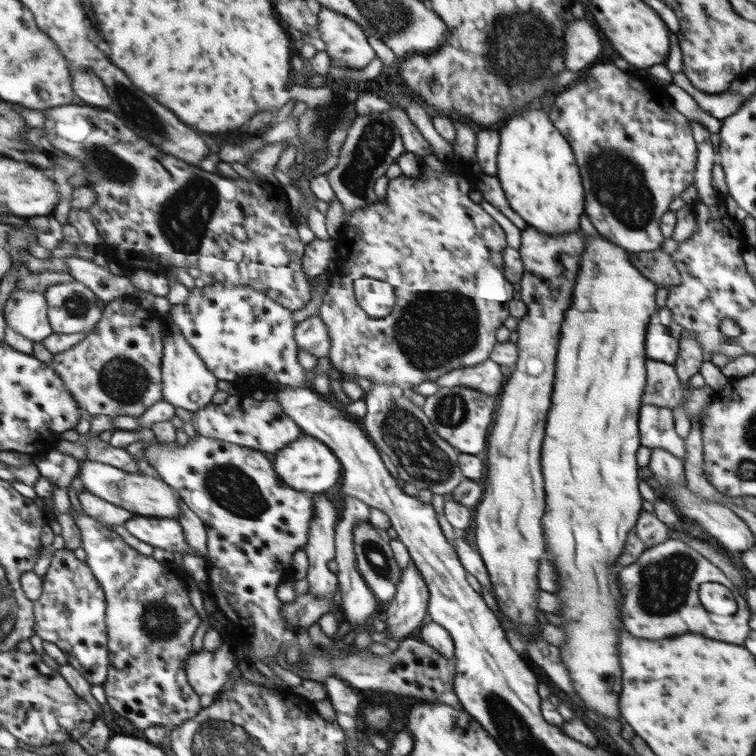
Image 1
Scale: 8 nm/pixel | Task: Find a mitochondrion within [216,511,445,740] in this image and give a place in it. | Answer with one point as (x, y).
(374, 551)

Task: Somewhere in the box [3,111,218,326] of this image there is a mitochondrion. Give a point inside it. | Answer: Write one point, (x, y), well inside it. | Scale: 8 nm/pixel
(184, 239)

